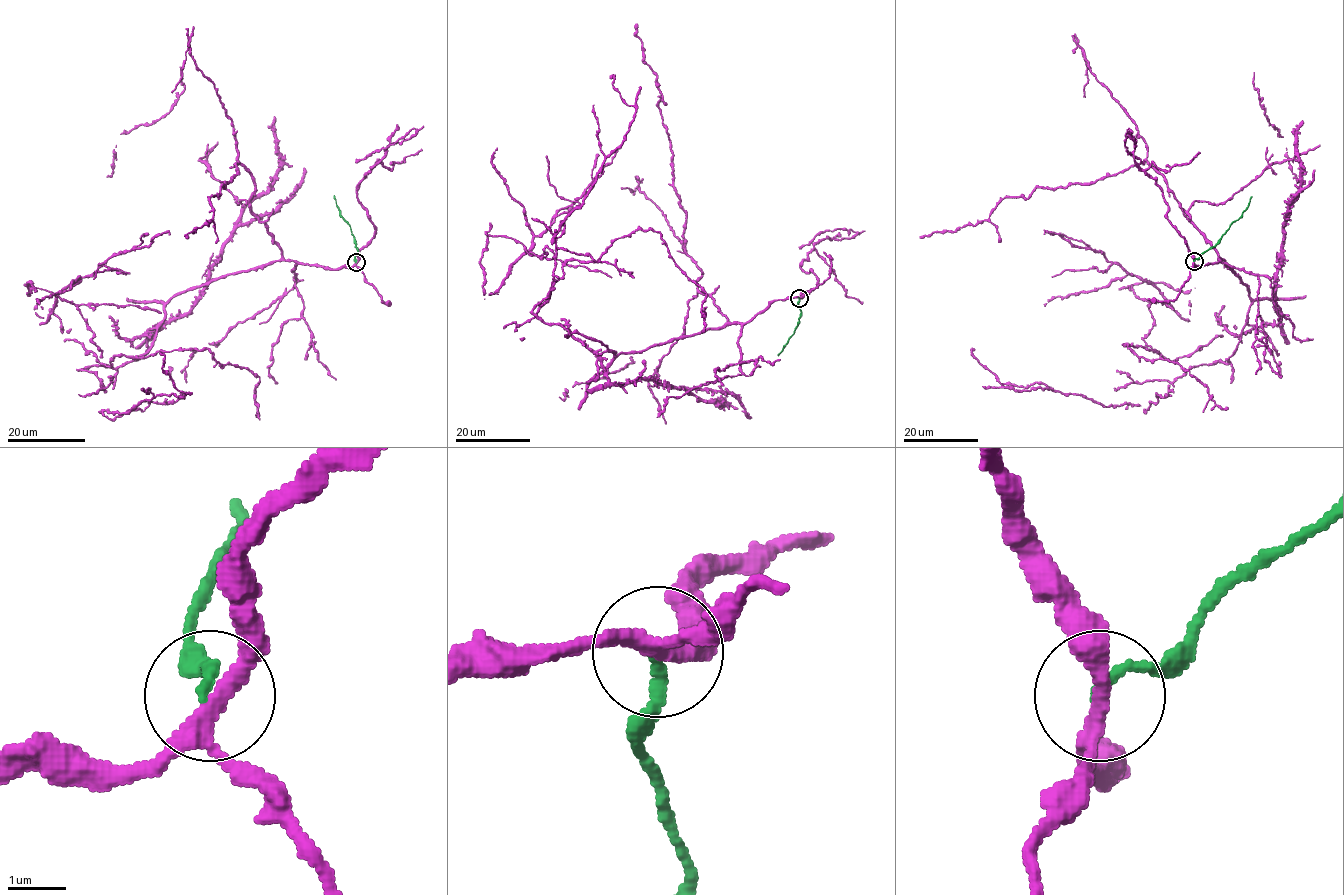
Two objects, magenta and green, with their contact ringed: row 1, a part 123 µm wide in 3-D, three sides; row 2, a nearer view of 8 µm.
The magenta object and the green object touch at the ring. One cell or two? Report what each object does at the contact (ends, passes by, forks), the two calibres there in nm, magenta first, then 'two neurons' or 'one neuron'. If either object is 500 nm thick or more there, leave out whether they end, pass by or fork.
magenta forks | green ends | 240/180 nm | two neurons

